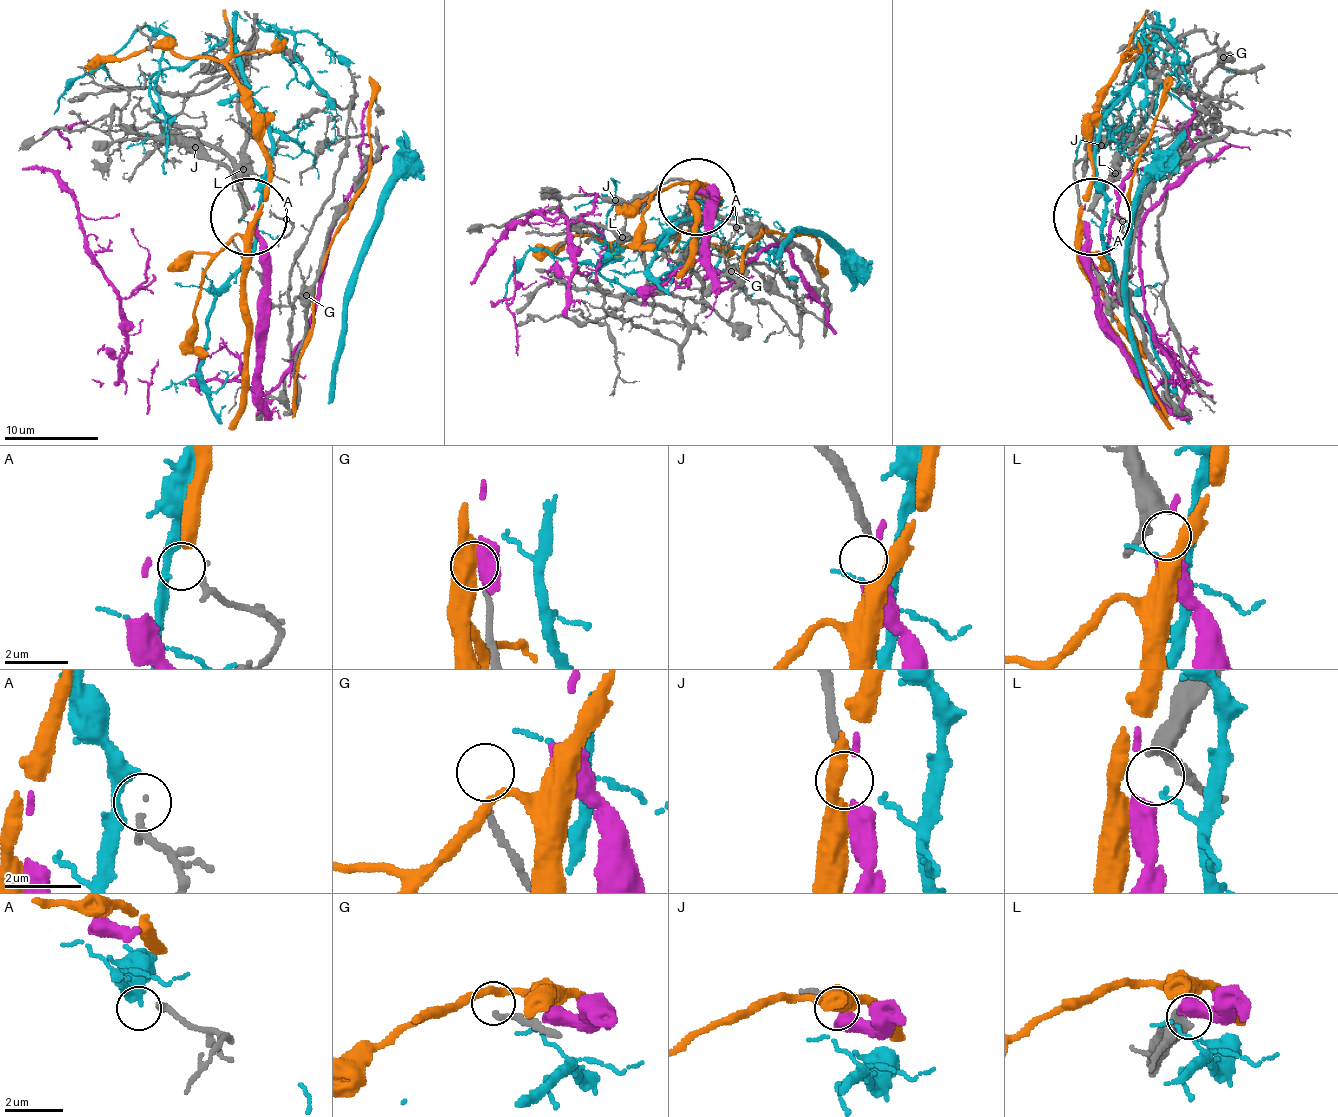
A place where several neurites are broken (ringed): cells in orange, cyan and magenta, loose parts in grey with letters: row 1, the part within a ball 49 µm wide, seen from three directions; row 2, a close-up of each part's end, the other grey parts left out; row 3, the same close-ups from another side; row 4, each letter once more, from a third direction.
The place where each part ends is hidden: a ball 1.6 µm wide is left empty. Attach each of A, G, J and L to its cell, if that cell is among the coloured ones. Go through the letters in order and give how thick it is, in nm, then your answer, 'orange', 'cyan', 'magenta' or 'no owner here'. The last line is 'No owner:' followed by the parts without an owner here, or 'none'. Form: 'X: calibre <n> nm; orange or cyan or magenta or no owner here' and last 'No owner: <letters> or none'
A: calibre 220 nm; cyan
G: calibre 170 nm; no owner here
J: calibre 240 nm; orange
L: calibre 360 nm; magenta
No owner: G

